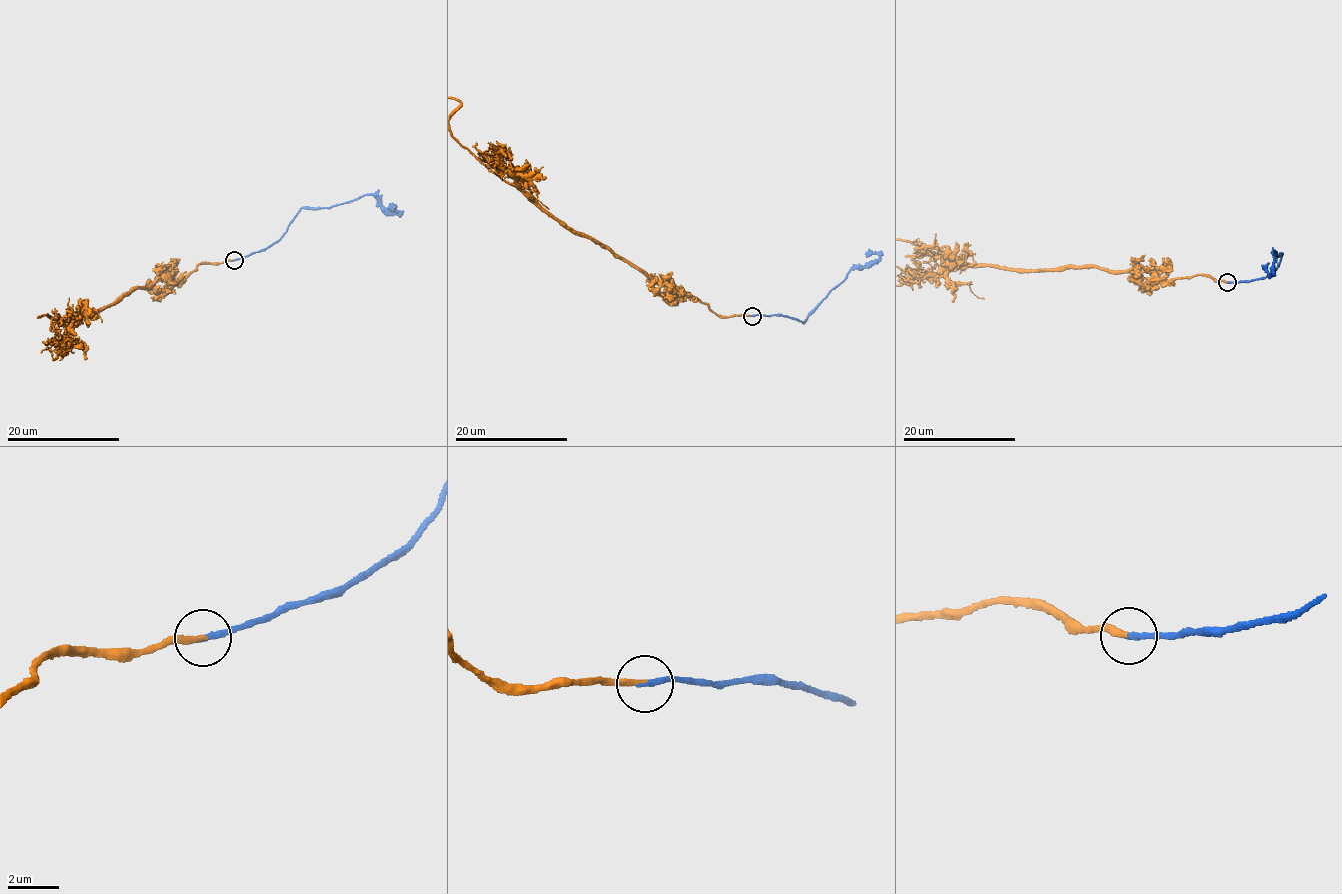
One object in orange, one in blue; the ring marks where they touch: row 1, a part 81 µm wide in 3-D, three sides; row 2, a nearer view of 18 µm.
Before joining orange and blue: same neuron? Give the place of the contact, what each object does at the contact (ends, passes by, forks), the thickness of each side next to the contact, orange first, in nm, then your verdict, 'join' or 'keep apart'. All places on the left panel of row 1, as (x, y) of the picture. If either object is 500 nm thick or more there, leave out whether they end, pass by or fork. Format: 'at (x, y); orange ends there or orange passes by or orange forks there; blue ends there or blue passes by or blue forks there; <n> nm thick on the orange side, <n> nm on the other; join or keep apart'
at (234, 260); orange ends there; blue ends there; 220 nm thick on the orange side, 240 nm on the other; join

